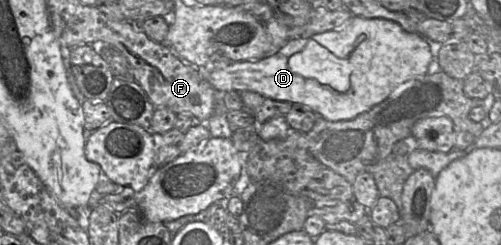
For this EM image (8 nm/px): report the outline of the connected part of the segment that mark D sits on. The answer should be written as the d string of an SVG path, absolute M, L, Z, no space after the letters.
M351 16L339 29L310 38L290 39L278 51L260 60L211 60L197 69L217 92L255 92L275 101L306 106L317 116L336 122L356 118L384 101L396 88L422 78L432 62L430 46L419 33L409 33L387 19Z

